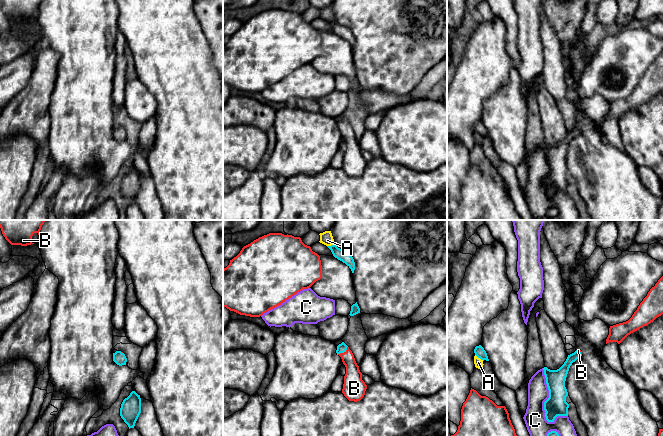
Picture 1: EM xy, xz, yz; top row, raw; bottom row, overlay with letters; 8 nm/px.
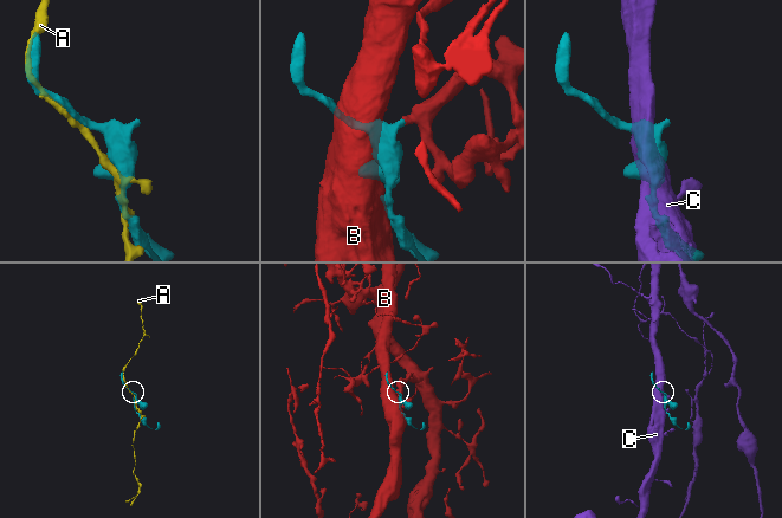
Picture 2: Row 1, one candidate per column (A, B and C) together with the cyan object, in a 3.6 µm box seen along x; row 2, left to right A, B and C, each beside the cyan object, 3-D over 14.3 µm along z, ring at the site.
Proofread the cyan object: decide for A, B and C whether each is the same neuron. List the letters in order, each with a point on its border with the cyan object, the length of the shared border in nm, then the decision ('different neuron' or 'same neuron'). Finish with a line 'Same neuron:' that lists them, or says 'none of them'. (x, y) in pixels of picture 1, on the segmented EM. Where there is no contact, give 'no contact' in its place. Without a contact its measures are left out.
A: yz (479, 357) | 90 nm | different neuron
B: xz (343, 352) | 110 nm | same neuron
C: yz (549, 397) | 440 nm | different neuron
Same neuron: B

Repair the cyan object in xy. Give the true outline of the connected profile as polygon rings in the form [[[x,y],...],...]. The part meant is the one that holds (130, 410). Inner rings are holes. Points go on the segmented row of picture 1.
[[[135,391],[125,398],[121,404],[120,416],[128,425],[129,429],[134,428],[141,413],[141,398]]]

